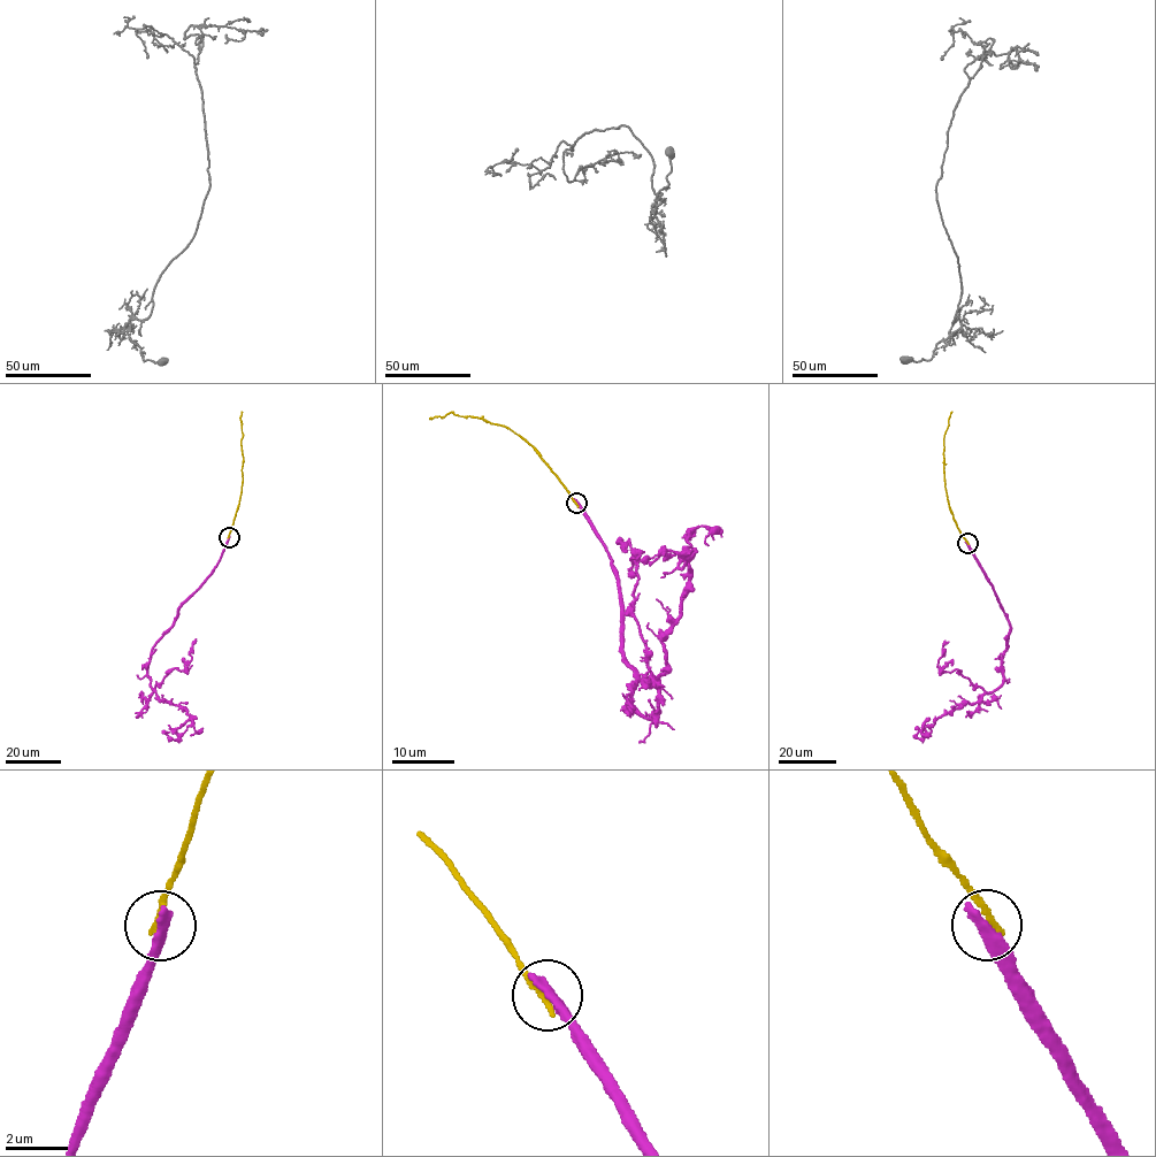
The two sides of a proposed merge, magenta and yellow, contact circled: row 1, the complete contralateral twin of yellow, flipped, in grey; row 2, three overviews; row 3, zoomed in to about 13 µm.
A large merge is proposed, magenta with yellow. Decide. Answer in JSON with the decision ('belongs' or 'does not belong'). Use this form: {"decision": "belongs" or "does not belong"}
{"decision": "does not belong"}

